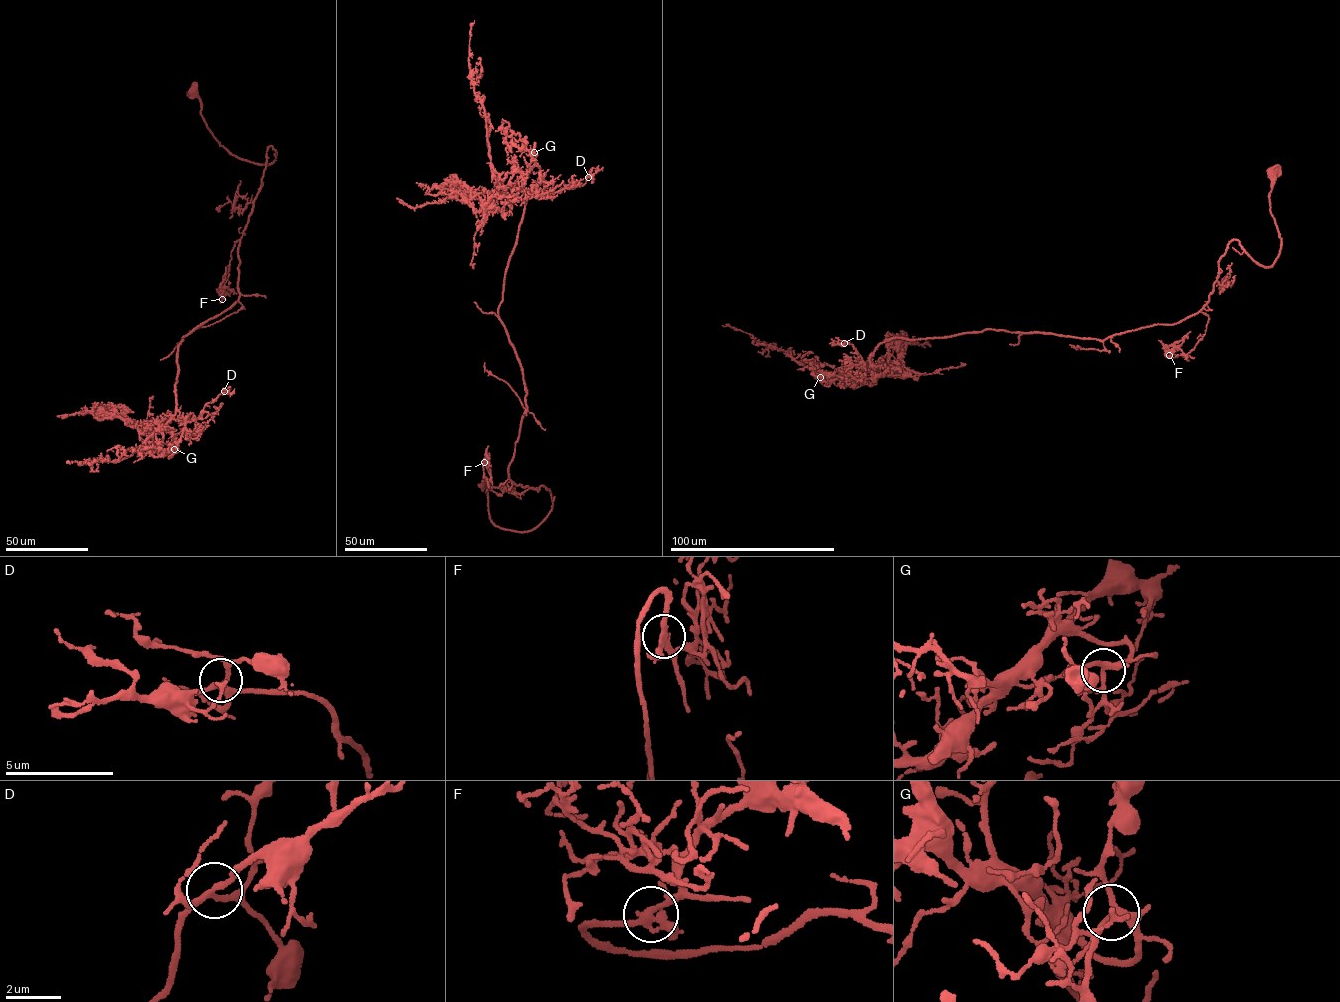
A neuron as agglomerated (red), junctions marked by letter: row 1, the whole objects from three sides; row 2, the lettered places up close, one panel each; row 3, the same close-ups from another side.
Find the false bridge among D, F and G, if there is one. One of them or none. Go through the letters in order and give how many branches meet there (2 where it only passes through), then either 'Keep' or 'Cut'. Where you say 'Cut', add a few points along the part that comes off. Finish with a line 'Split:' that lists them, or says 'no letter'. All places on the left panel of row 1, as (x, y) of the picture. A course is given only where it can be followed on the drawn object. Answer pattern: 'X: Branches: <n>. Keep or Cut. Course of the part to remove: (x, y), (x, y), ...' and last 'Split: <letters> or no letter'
D: Branches: 4. Keep
F: Branches: 4. Keep
G: Branches: 4. Keep
Split: no letter

